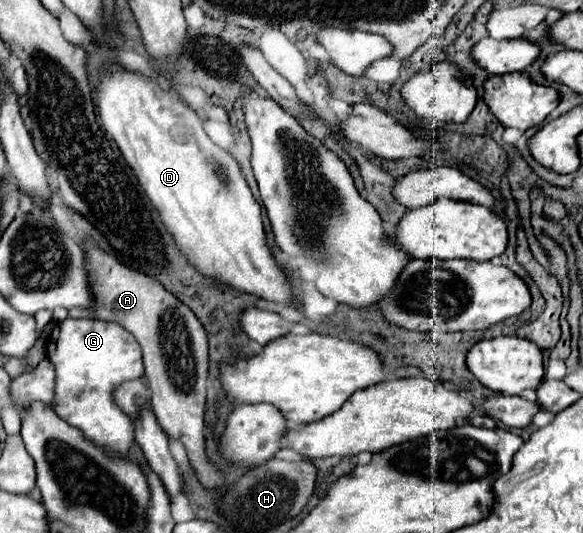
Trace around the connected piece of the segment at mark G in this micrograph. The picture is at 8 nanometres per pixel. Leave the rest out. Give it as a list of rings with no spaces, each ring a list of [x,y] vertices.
[[[65,319],[55,325],[47,339],[47,357],[57,371],[55,413],[69,425],[81,429],[93,443],[117,455],[127,455],[133,445],[133,421],[113,403],[111,391],[123,381],[143,375],[141,347],[133,335],[117,323]]]

